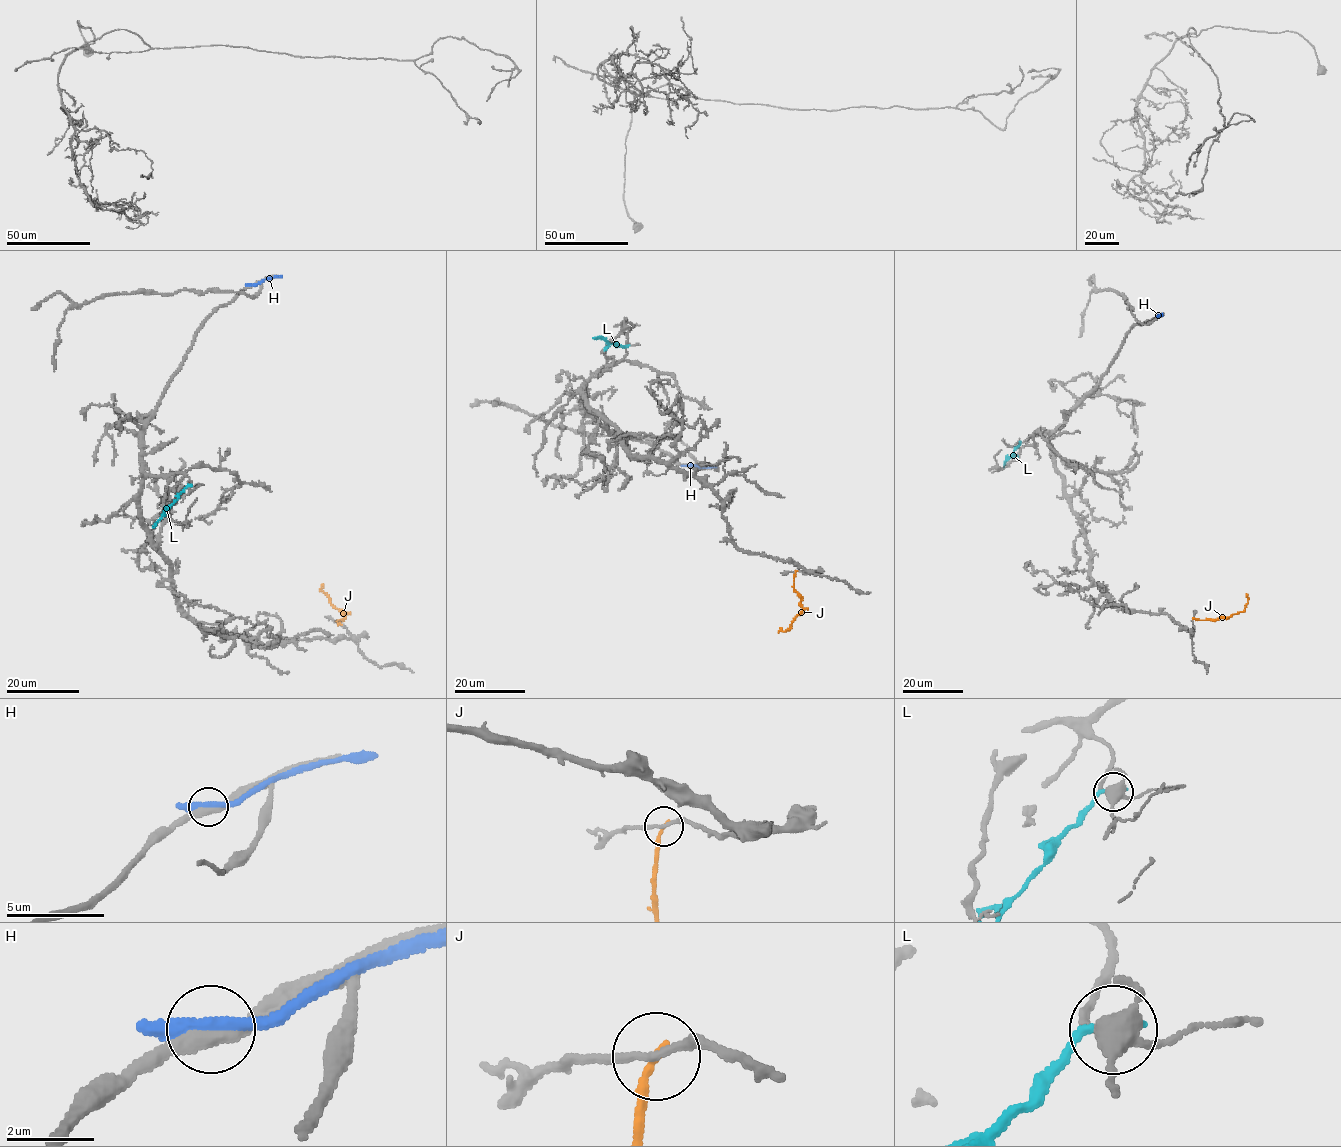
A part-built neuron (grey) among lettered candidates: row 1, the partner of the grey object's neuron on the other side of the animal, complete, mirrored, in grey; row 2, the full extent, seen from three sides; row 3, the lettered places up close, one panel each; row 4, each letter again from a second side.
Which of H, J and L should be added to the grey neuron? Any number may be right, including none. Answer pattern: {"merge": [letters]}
{"merge": []}

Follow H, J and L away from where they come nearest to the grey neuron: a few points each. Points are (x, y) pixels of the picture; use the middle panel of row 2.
H: (686, 465), (716, 467)
J: (795, 572), (794, 589), (801, 597), (802, 610), (791, 626), (784, 631), (780, 631), (781, 628)
L: (627, 346), (611, 344), (599, 337), (593, 338)

